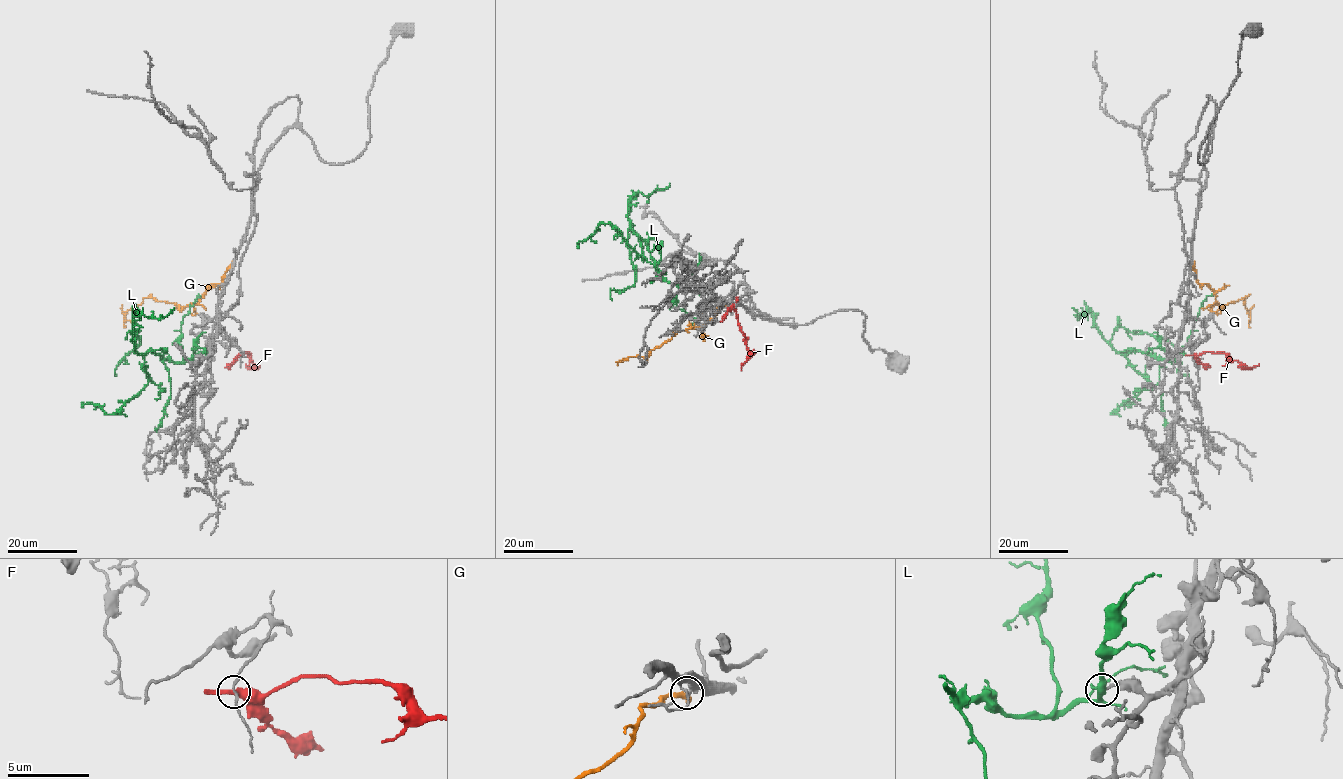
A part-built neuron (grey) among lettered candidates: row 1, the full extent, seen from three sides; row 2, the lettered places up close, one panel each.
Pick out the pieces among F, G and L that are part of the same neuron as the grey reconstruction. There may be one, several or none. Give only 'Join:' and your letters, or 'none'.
Join: none

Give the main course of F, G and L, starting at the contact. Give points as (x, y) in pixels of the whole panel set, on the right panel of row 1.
F: (1191, 354), (1222, 353), (1245, 366), (1252, 368), (1258, 364)
G: (1193, 264), (1198, 282), (1206, 284), (1214, 292), (1219, 307), (1245, 297), (1249, 327)
L: (1170, 357), (1119, 354), (1110, 340), (1121, 326), (1167, 340), (1178, 372), (1189, 375)

